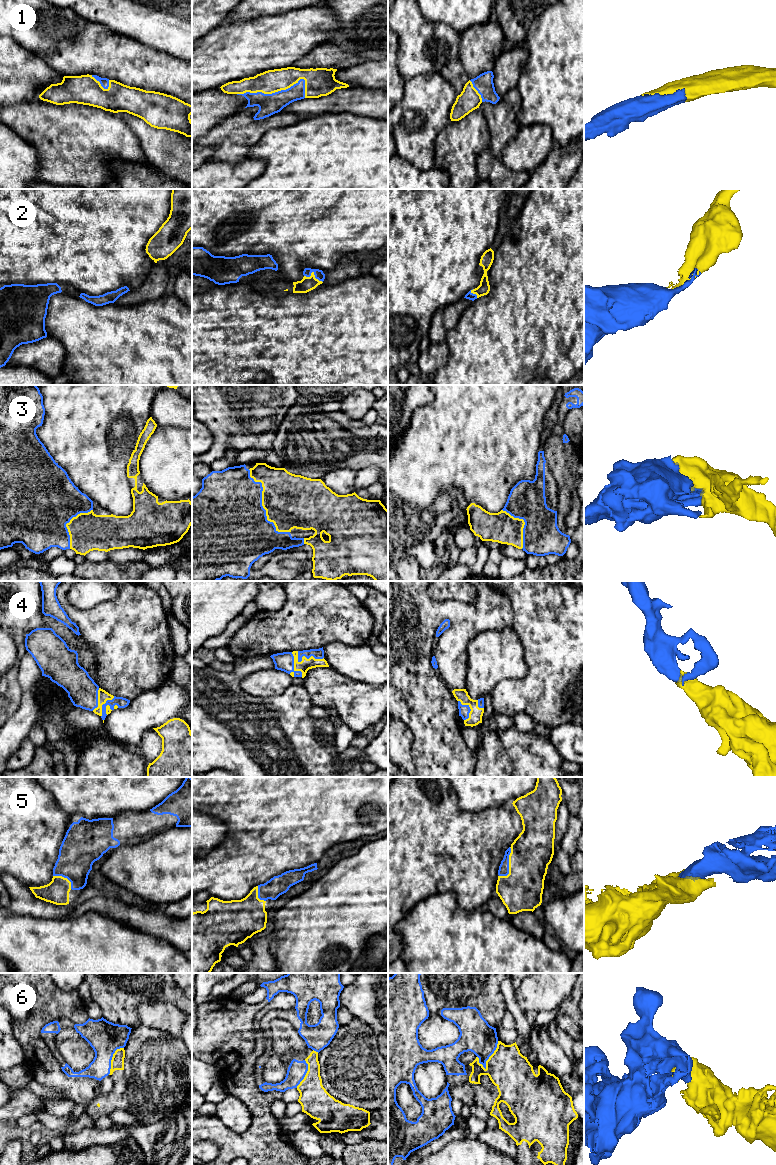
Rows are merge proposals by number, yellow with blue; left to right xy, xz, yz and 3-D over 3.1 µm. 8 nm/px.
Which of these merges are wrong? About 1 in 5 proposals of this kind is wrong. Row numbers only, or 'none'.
6

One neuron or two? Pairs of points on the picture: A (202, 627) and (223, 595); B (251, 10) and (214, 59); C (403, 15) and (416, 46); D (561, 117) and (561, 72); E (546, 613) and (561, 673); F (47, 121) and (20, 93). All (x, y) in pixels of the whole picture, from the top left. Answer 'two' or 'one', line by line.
A: one
B: two
C: one
D: one
E: one
F: two

